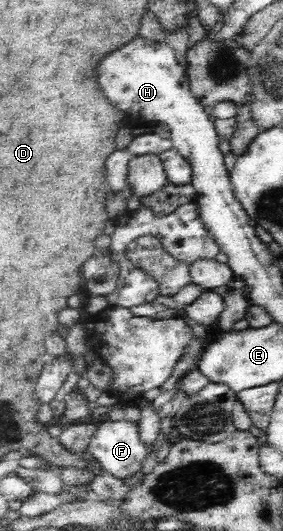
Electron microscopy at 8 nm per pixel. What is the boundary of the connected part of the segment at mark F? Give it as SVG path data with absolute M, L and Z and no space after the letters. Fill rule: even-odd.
M109 420L104 423L100 422L99 425L97 425L87 448L80 454L87 460L89 460L89 457L92 455L105 471L122 479L141 470L141 463L145 461L147 453L151 451L149 446L144 445L140 438L138 422L131 423L126 420Z

